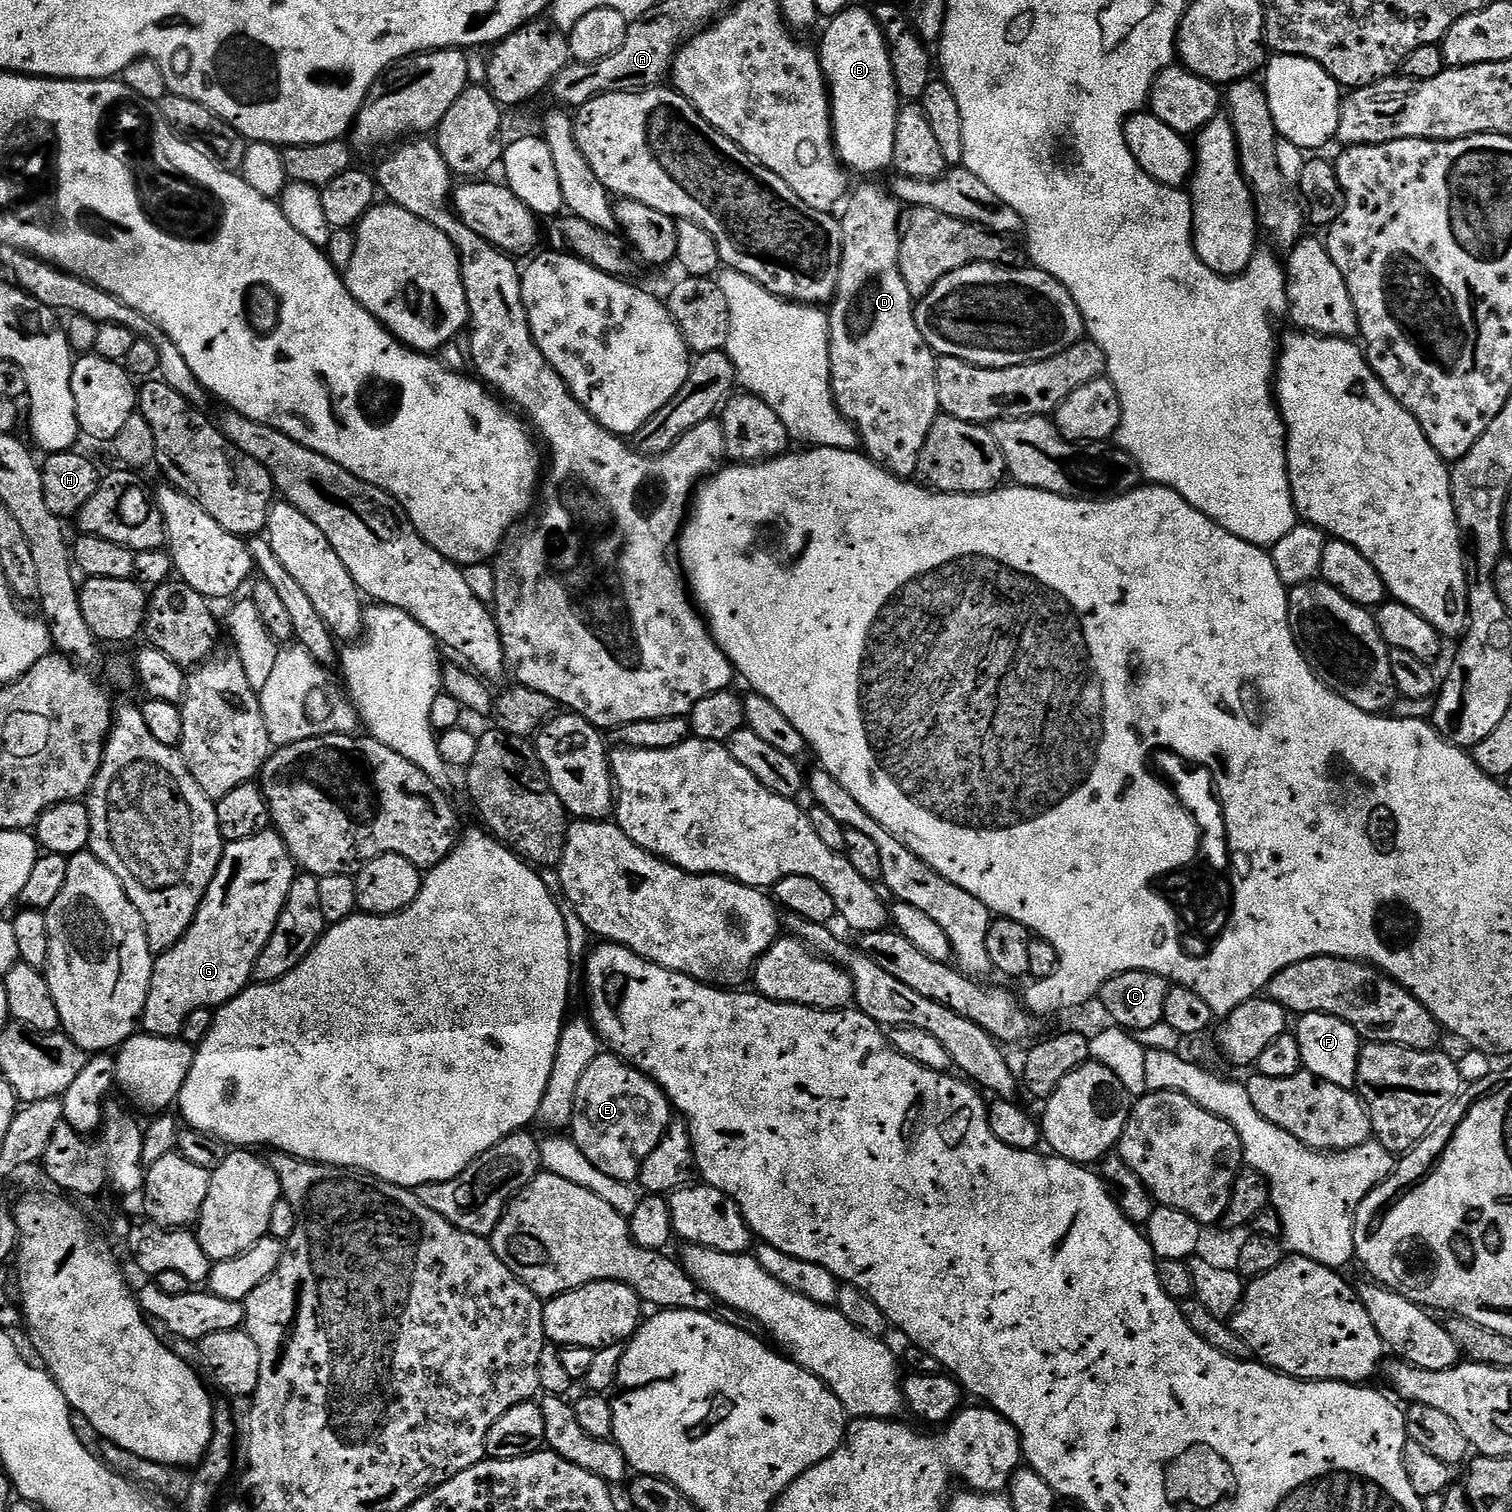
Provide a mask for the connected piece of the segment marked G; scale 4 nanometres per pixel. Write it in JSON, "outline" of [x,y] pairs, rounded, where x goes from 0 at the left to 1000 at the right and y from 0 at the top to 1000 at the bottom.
{"outline":[[[182,549],[154,556],[149,560],[144,575],[130,603],[128,610],[114,627],[103,633],[94,673],[96,683],[99,685],[118,686],[122,682],[123,673],[126,673],[128,668],[144,667],[165,653],[168,639],[179,618],[181,618],[181,612],[189,599],[192,586],[196,578],[197,572],[190,563],[189,557]]]}

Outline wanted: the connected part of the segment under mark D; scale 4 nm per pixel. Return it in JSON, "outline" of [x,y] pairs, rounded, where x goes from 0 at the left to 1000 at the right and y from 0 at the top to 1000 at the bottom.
{"outline":[[[571,122],[569,124],[564,124],[558,133],[558,143],[555,144],[556,151],[558,155],[558,167],[554,181],[553,195],[548,206],[548,231],[549,231],[549,247],[550,248],[550,263],[553,265],[554,271],[566,283],[569,288],[571,298],[582,309],[596,316],[603,316],[606,314],[608,308],[610,295],[612,292],[612,287],[615,287],[615,282],[618,282],[620,275],[622,274],[620,266],[620,250],[619,249],[619,239],[620,237],[616,229],[612,226],[610,218],[607,218],[606,212],[606,201],[604,196],[599,189],[599,184],[597,184],[595,178],[595,144],[597,136],[587,124],[581,124],[579,122]]]}

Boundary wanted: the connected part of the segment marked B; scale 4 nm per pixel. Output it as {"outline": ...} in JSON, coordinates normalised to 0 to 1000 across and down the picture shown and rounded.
{"outline":[[[561,5],[547,14],[545,24],[541,28],[542,43],[548,54],[548,63],[550,67],[550,92],[553,93],[553,102],[559,112],[566,114],[582,114],[590,111],[591,104],[591,86],[593,76],[597,67],[593,60],[591,46],[587,35],[587,28],[579,10],[571,5]]]}

